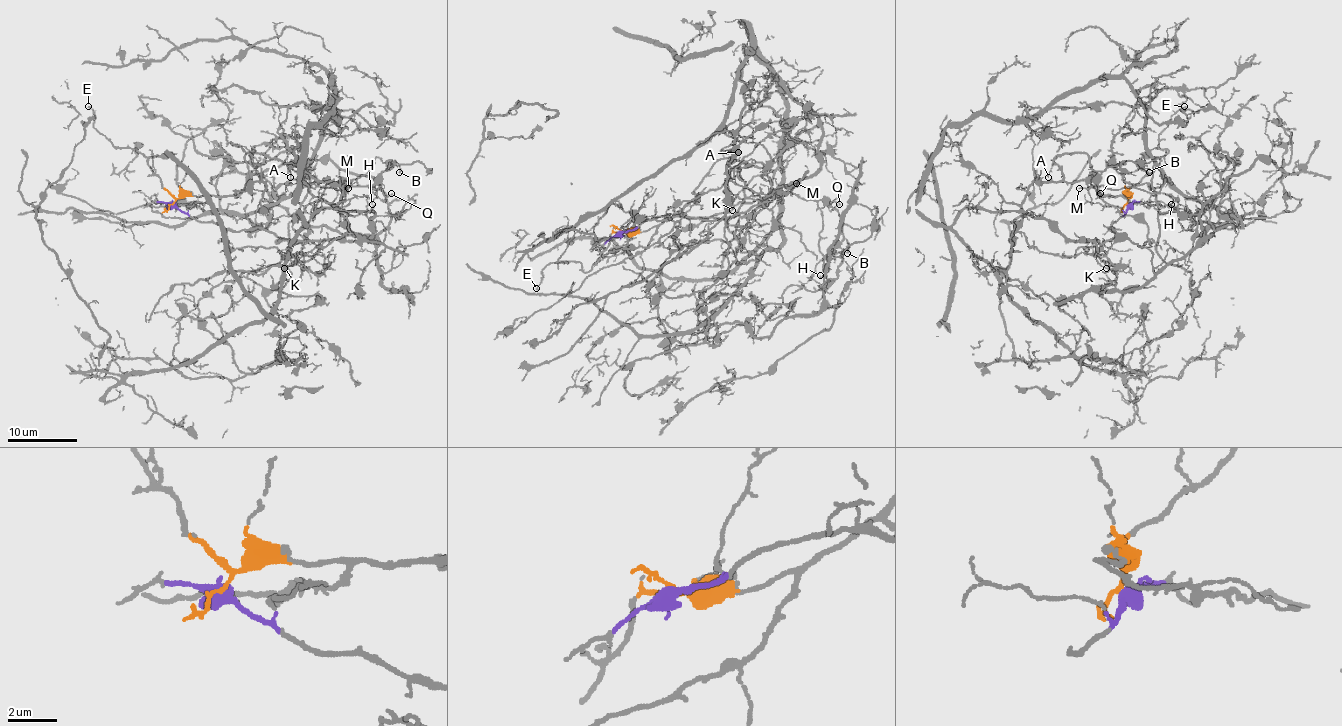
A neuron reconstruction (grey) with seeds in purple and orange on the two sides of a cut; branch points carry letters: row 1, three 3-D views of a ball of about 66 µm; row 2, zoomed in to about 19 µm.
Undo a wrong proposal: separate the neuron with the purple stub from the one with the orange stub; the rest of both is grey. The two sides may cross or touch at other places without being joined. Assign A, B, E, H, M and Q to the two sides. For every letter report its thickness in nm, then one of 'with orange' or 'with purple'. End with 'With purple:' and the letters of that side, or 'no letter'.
A: 110 nm | with orange
B: 120 nm | with orange
E: 160 nm | with orange
H: 100 nm | with orange
M: 120 nm | with orange
Q: 80 nm | with orange
With purple: no letter

